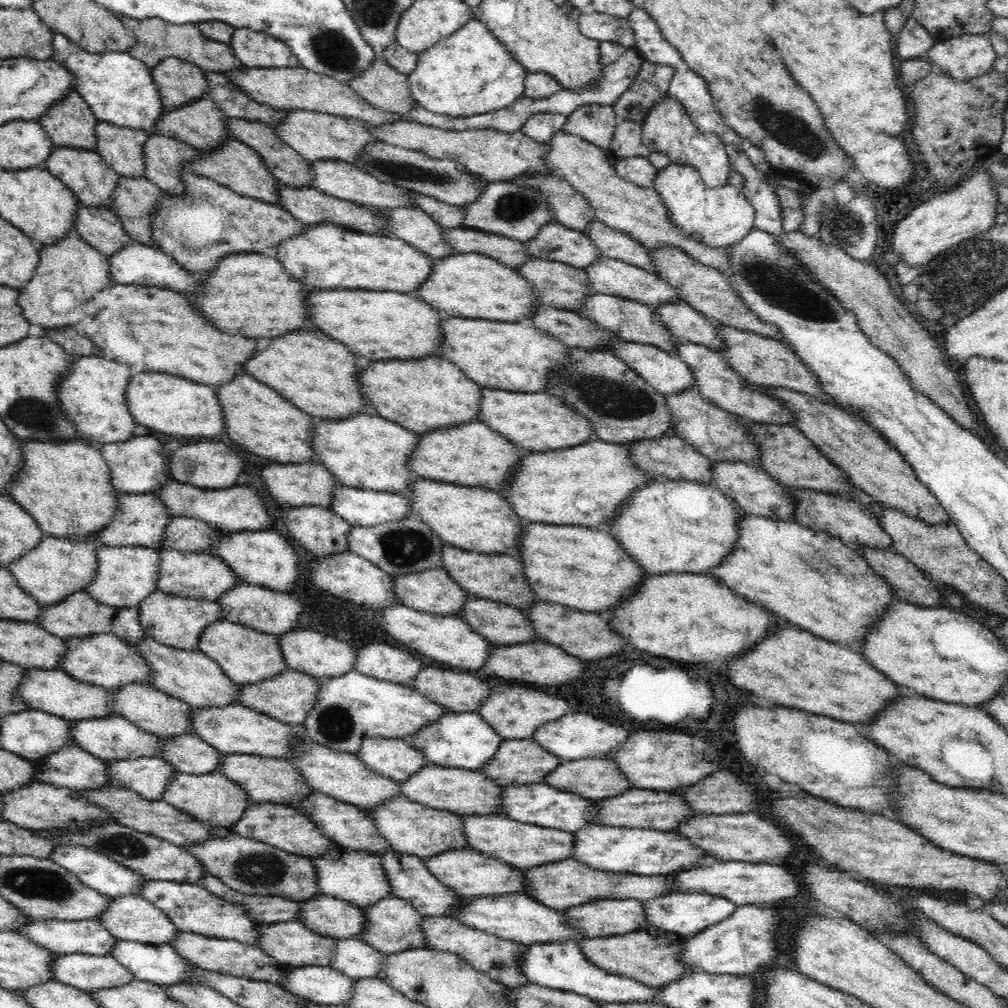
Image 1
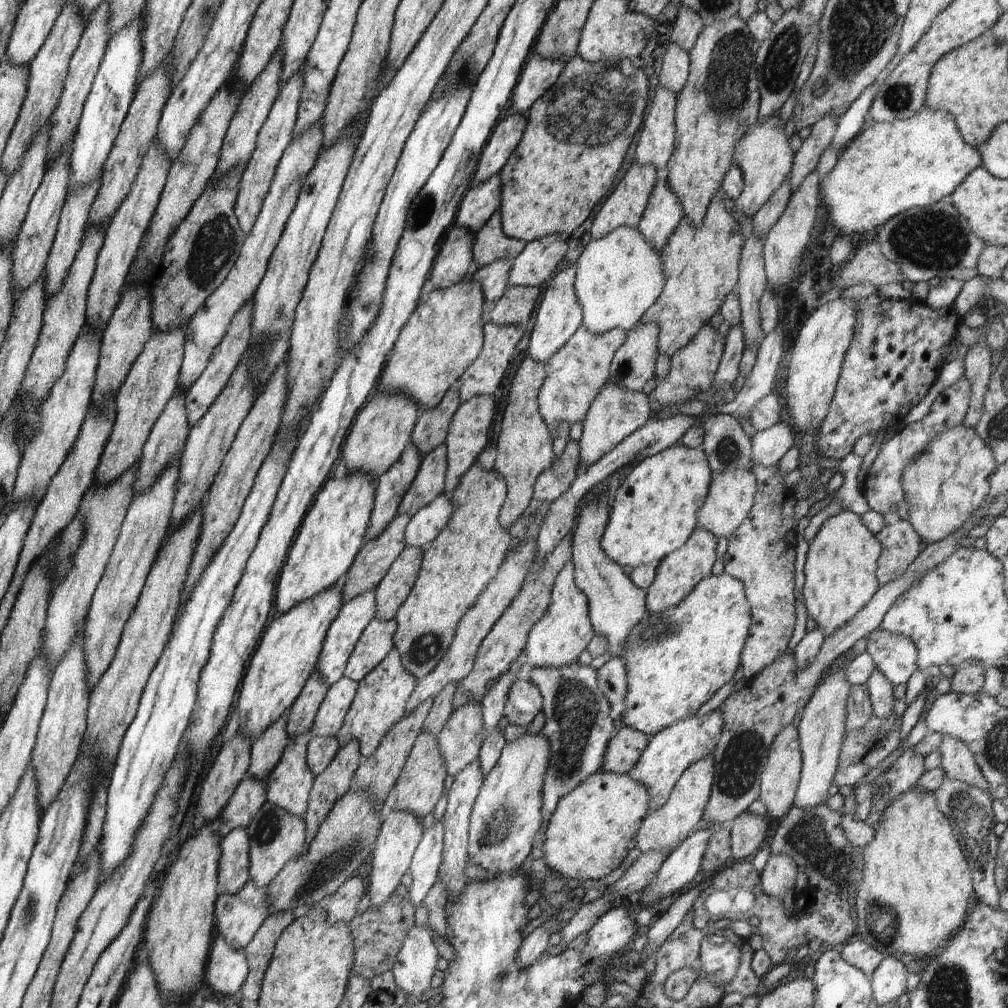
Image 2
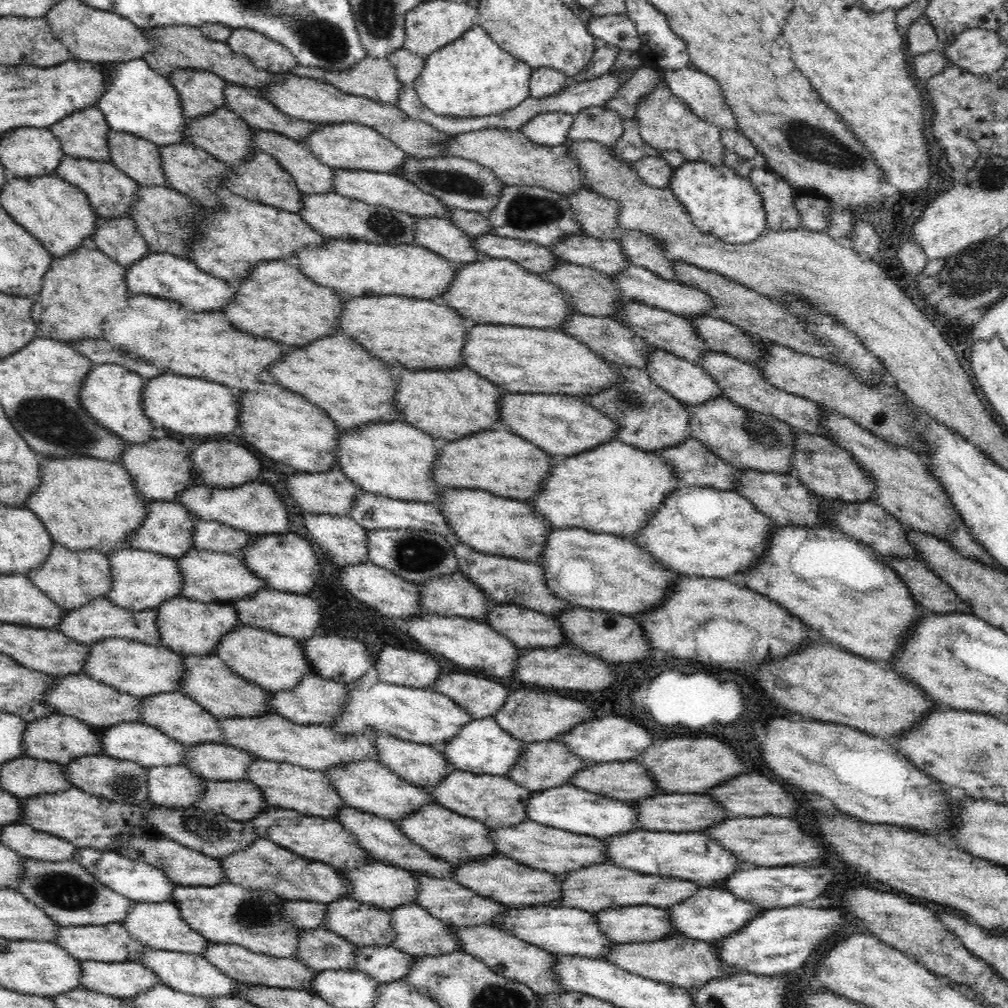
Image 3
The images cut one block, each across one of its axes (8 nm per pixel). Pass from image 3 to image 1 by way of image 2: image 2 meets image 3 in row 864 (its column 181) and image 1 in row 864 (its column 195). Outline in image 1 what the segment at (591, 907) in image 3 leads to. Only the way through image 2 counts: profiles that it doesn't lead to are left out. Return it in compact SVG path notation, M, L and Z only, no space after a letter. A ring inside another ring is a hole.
M574 858L548 862L544 866L536 866L530 870L522 869L522 875L526 877L526 894L530 895L542 905L559 911L566 908L580 906L584 902L604 900L604 898L628 898L640 902L648 902L652 898L664 896L674 892L674 879L668 875L642 876L630 873L615 873L607 870L592 869Z

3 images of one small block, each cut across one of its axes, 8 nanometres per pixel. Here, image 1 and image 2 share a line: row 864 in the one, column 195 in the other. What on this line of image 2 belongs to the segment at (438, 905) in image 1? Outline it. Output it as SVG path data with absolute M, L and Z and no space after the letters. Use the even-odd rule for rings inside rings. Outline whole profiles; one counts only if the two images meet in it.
M253 298L247 301L243 307L232 317L228 325L224 338L220 344L212 351L212 356L208 361L206 370L194 381L194 384L184 392L185 409L189 427L198 424L198 421L209 411L210 406L218 398L222 389L228 384L232 373L235 372L239 362L243 359L250 348L251 318L252 318Z

